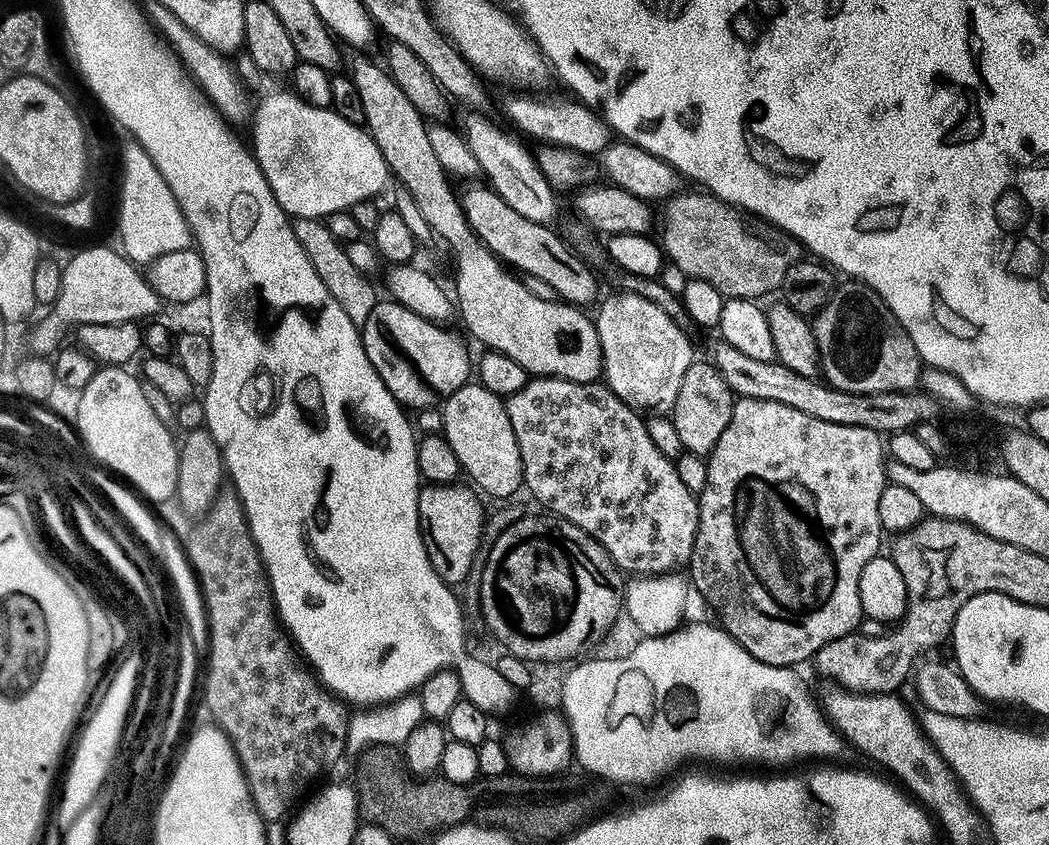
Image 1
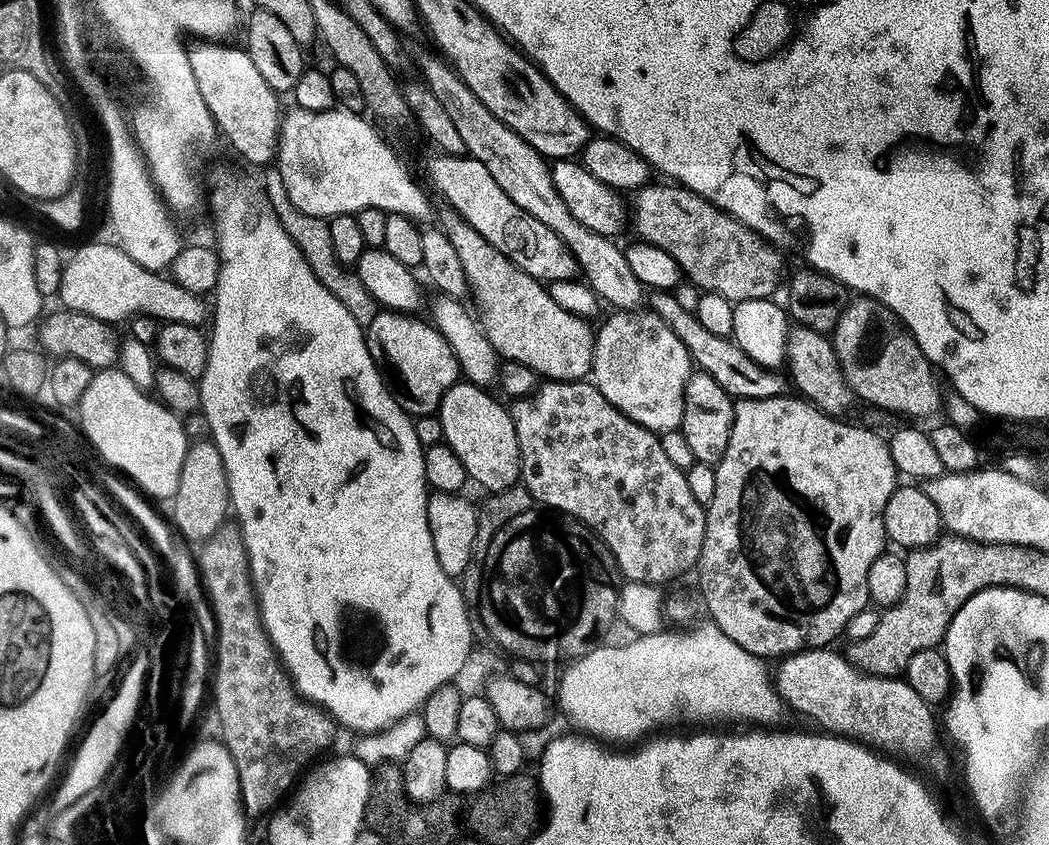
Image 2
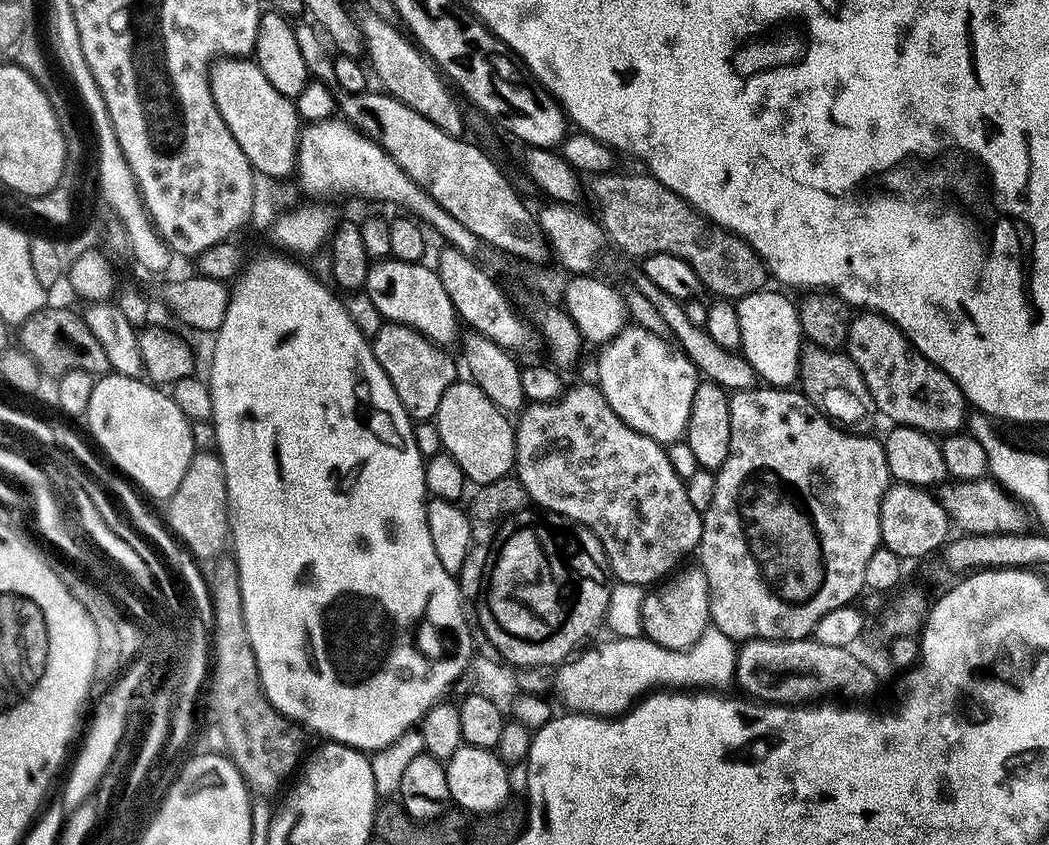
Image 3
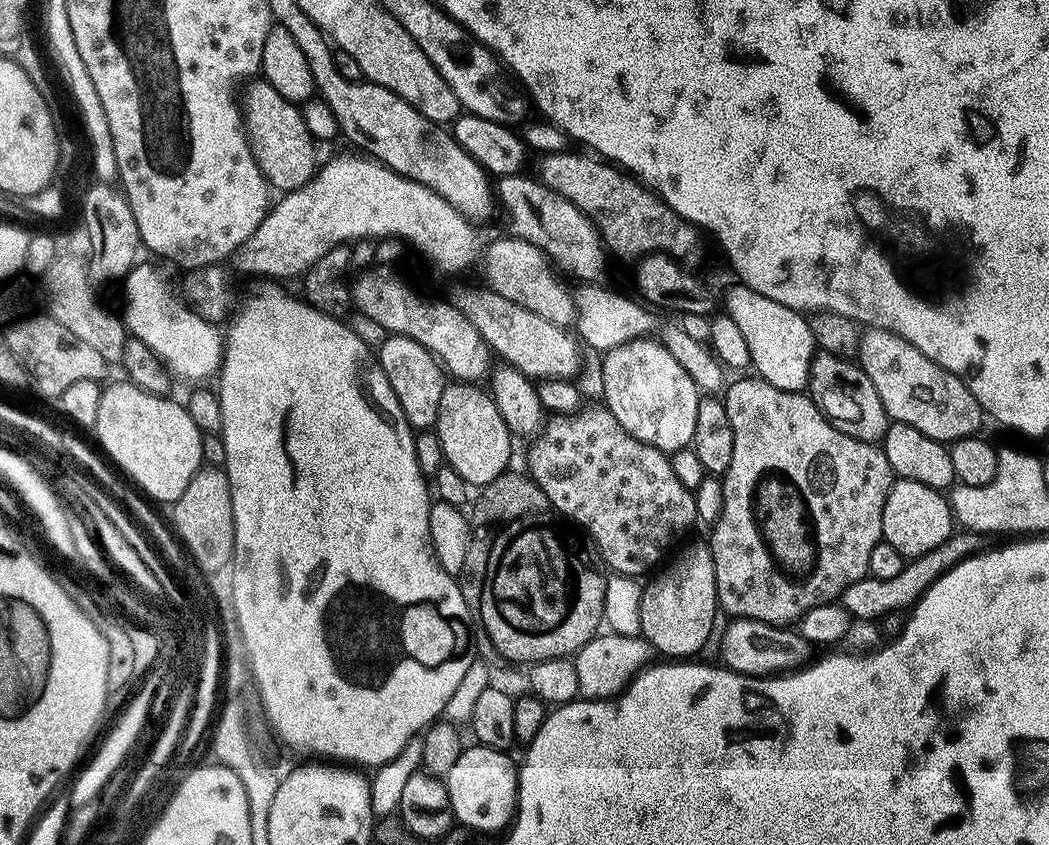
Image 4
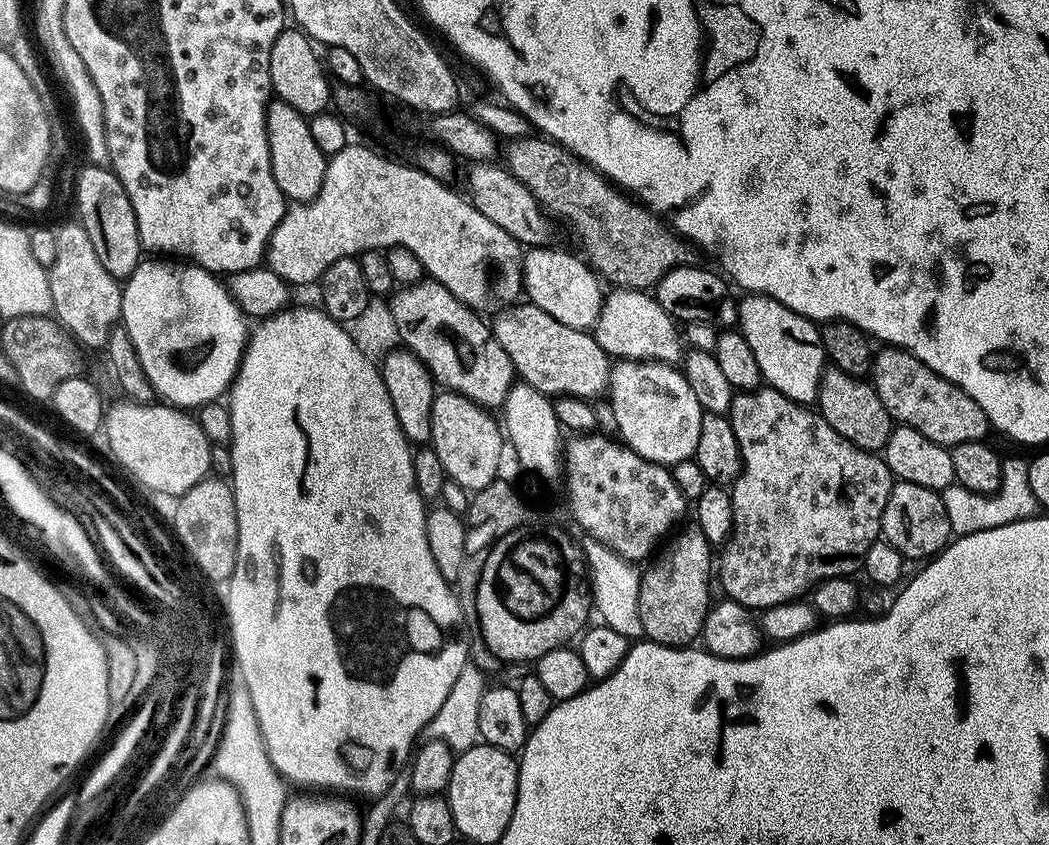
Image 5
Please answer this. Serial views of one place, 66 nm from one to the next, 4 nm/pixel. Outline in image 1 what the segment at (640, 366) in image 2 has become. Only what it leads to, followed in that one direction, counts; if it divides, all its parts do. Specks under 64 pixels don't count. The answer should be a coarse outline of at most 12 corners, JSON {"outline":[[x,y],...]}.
{"outline":[[630,292],[594,316],[603,377],[666,414],[694,363],[689,333]]}

